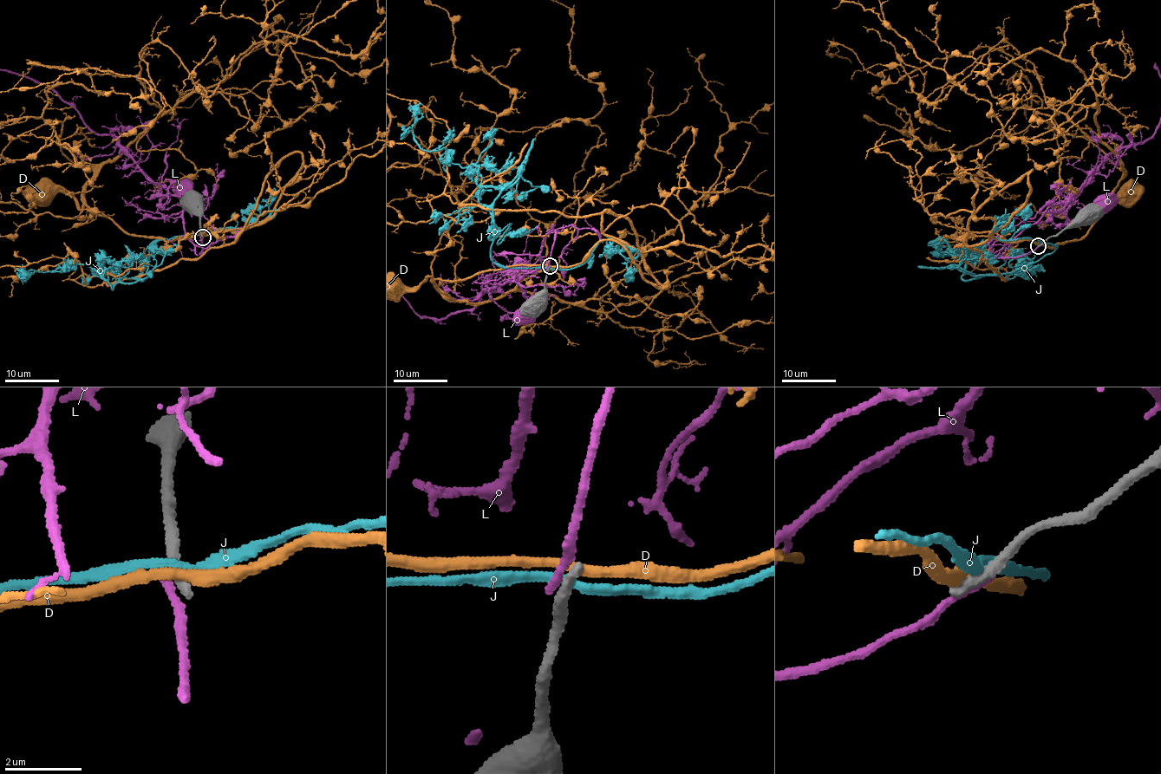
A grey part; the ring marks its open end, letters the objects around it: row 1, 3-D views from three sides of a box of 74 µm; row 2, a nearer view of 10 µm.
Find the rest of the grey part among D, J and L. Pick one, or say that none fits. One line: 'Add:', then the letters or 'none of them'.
Add: none of them

